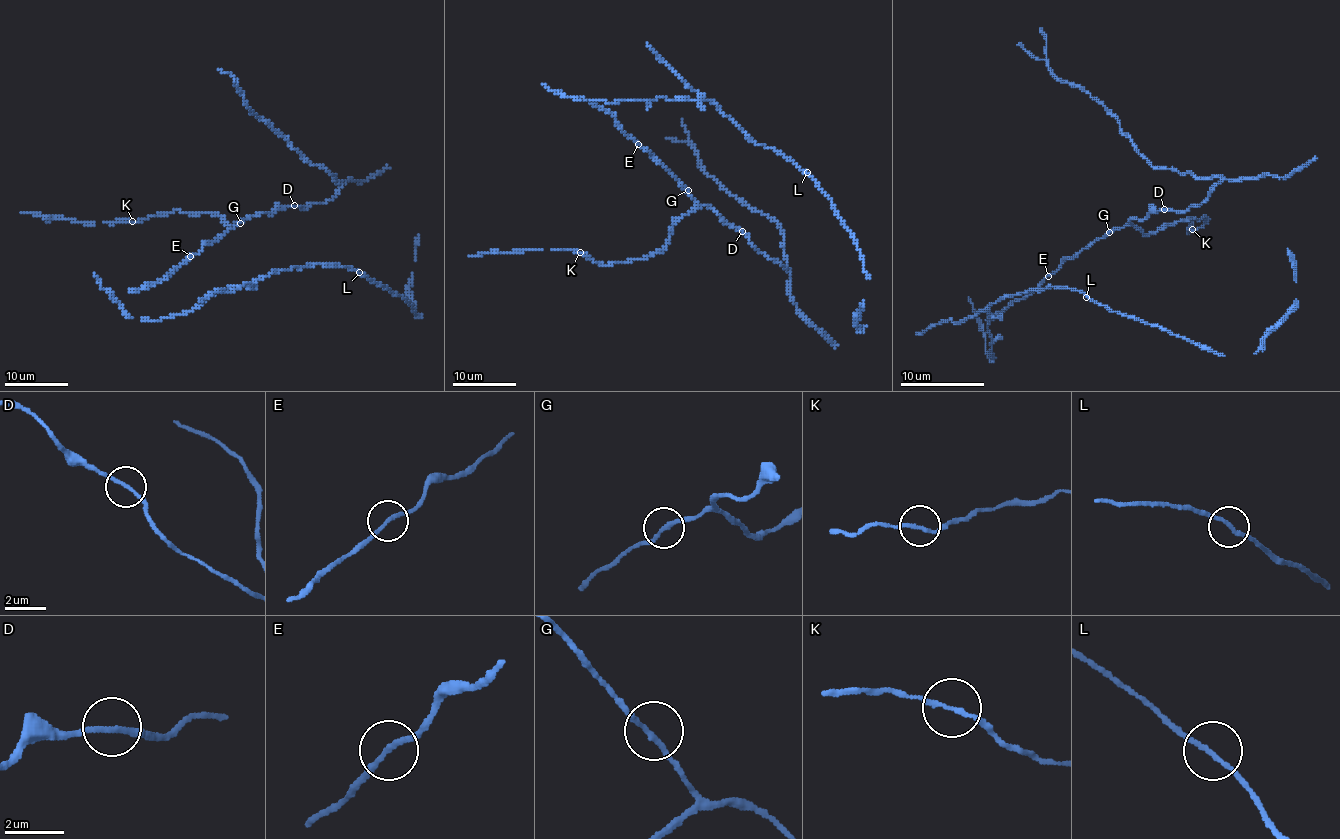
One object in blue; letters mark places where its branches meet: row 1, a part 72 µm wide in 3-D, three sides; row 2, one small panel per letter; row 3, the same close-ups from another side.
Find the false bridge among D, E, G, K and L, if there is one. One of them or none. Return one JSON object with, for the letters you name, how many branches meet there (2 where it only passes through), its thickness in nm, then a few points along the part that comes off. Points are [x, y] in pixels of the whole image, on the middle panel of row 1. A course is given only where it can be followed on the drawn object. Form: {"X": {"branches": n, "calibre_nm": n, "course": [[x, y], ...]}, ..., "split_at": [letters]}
{"split_at": []}

